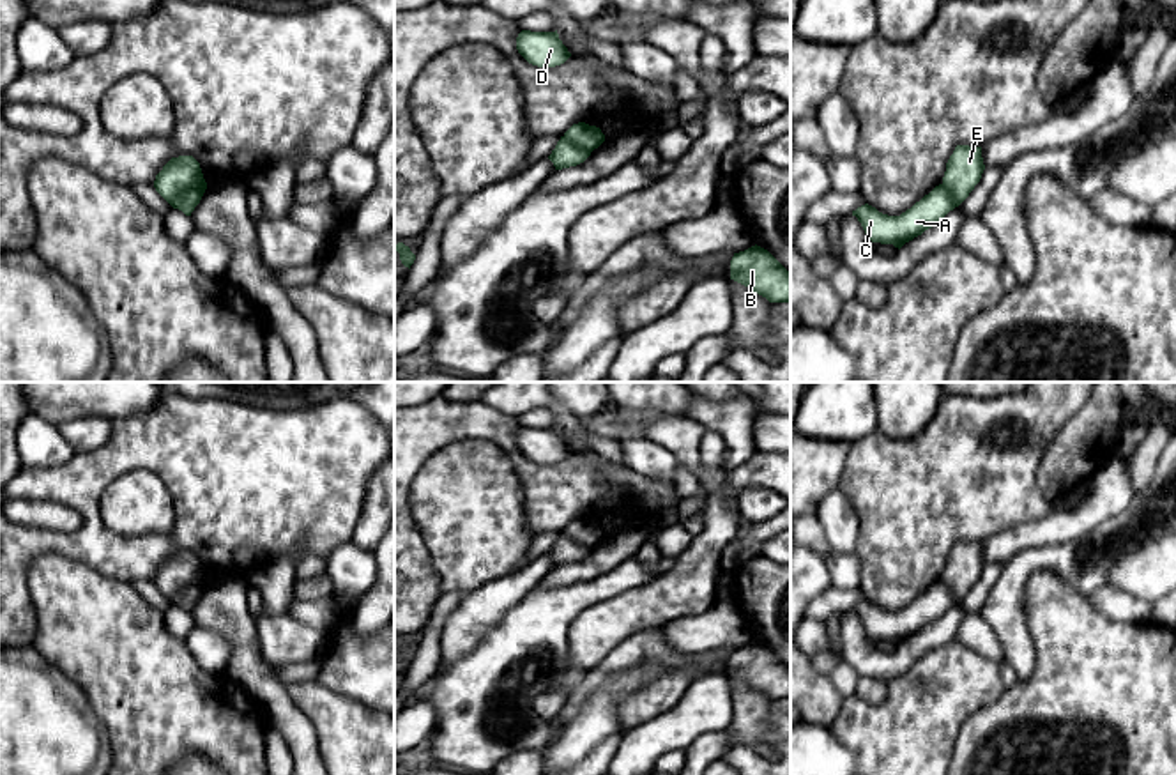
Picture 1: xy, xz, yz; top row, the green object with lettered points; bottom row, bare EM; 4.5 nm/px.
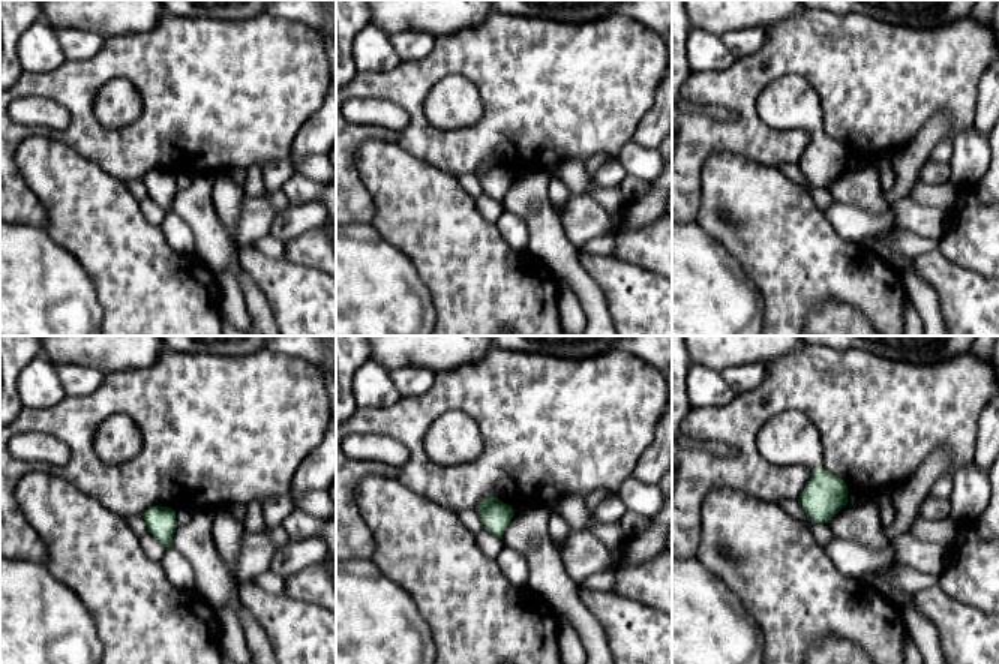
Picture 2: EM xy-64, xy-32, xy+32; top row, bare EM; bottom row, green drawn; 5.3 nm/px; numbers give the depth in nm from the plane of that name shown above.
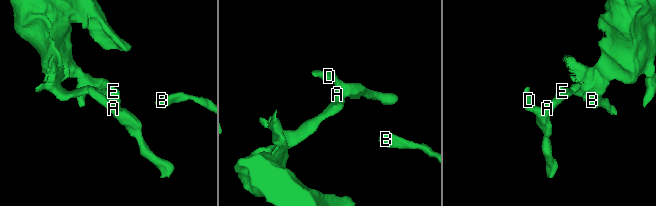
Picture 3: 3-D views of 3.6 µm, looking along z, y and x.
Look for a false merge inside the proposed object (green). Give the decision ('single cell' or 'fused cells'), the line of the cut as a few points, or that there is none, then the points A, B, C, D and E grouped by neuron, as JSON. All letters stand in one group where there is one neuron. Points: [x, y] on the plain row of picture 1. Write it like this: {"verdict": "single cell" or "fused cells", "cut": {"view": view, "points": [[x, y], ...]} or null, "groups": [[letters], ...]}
{"verdict": "fused cells", "cut": {"view": "xy", "points": [[206, 579], [190, 583], [172, 602]]}, "groups": [["A", "C", "D"], ["B", "E"]]}

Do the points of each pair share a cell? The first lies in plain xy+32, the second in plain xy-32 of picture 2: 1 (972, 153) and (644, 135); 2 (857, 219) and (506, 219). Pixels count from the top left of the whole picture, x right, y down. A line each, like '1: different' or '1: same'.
1: different
2: same

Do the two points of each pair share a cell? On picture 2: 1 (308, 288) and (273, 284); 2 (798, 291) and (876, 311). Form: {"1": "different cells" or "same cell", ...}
{"1": "same cell", "2": "same cell"}

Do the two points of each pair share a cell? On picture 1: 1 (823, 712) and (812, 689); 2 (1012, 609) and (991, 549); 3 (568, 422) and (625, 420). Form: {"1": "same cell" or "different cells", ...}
{"1": "same cell", "2": "different cells", "3": "different cells"}

